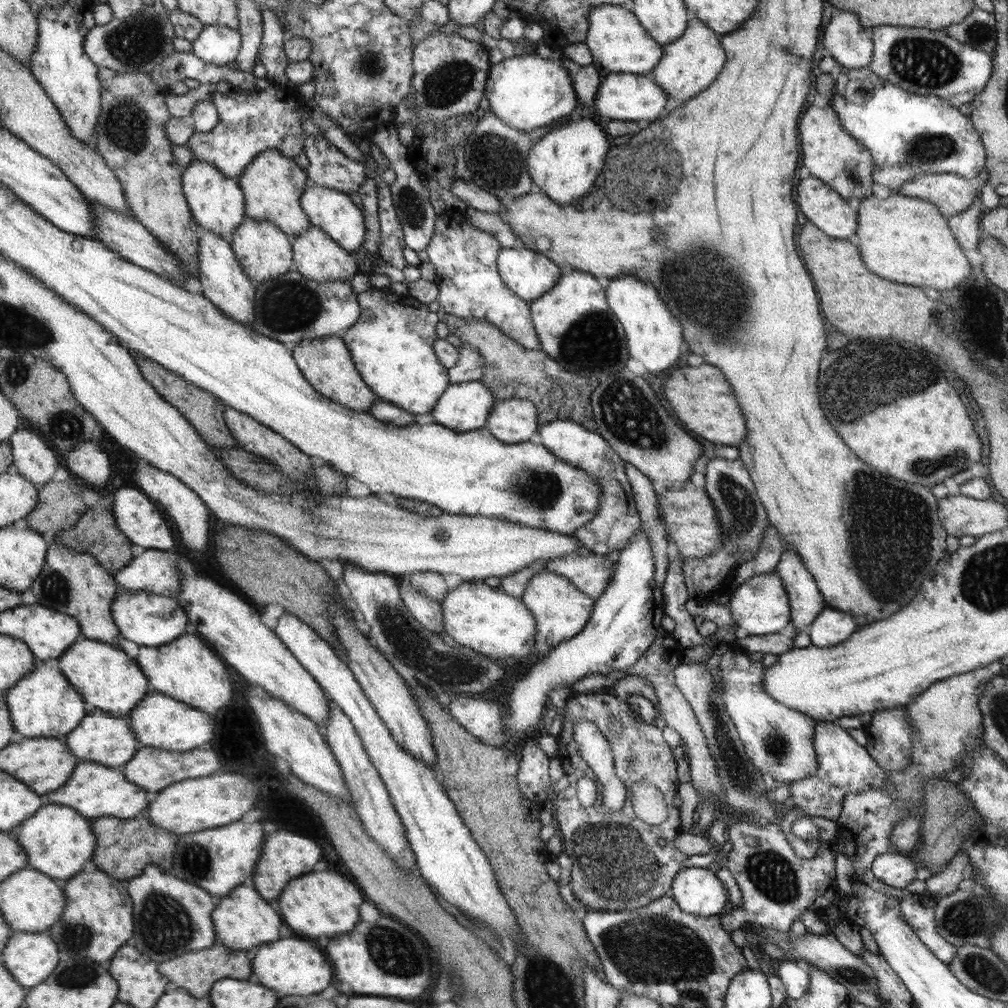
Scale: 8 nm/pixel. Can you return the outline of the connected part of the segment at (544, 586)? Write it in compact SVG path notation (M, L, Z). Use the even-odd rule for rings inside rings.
M548 569L530 580L525 588L525 594L520 599L529 607L537 620L535 650L540 652L540 658L548 655L556 646L580 634L591 619L596 604L593 597L586 596L586 593L582 592L573 581Z

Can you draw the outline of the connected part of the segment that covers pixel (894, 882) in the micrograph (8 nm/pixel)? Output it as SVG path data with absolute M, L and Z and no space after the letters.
M902 853L879 854L872 863L871 871L877 880L893 888L902 888L916 880L916 864L911 855Z

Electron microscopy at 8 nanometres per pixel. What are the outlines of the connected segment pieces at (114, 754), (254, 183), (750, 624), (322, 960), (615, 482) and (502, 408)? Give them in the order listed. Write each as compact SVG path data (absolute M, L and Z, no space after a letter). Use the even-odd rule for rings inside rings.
M95 708L90 709L85 718L81 720L80 726L65 735L63 740L69 746L70 752L78 756L78 760L98 762L100 765L109 766L110 769L129 763L141 747L141 742L133 732L132 724L128 724L122 717L110 716L108 712Z
M270 148L261 152L237 181L245 195L245 216L254 220L268 220L278 225L289 237L301 235L311 225L308 216L299 203L302 193L310 185L308 173L300 167L294 159L278 152L277 148Z
M772 571L764 574L755 574L740 586L729 590L731 617L740 628L741 634L773 635L784 631L784 626L790 624L790 609L788 608L789 593L781 576Z
M286 934L282 940L272 944L259 945L251 952L253 981L284 996L312 996L330 986L334 972L328 962L328 956L322 954L312 942L297 936Z
M556 420L542 426L538 432L538 441L545 445L554 456L560 457L577 468L585 469L592 476L597 476L601 483L600 511L584 527L574 531L577 540L584 544L586 551L596 555L608 555L612 551L620 552L641 529L640 513L637 511L633 487L625 472L626 464L619 453L609 444L605 437L586 430L584 426L570 420Z
M519 397L497 401L485 426L498 440L526 442L538 430L538 408L532 401Z

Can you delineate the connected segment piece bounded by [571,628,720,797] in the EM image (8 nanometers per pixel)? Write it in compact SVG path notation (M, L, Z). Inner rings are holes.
M661 628L657 638L653 640L652 646L632 667L624 670L609 672L608 674L593 674L585 676L584 679L577 680L571 685L572 695L580 695L590 692L604 692L607 689L612 689L616 680L622 680L625 676L636 674L646 678L653 686L654 692L657 694L657 714L662 720L666 721L666 726L674 728L681 736L681 746L686 750L686 756L690 761L690 783L699 797L706 797L706 793L714 786L720 784L720 769L717 768L717 762L714 761L713 752L709 748L708 741L705 739L704 730L701 728L701 723L697 720L697 715L693 711L689 699L677 687L676 683L676 668L684 662L684 654L686 650L681 644L678 644L677 639L671 632Z

